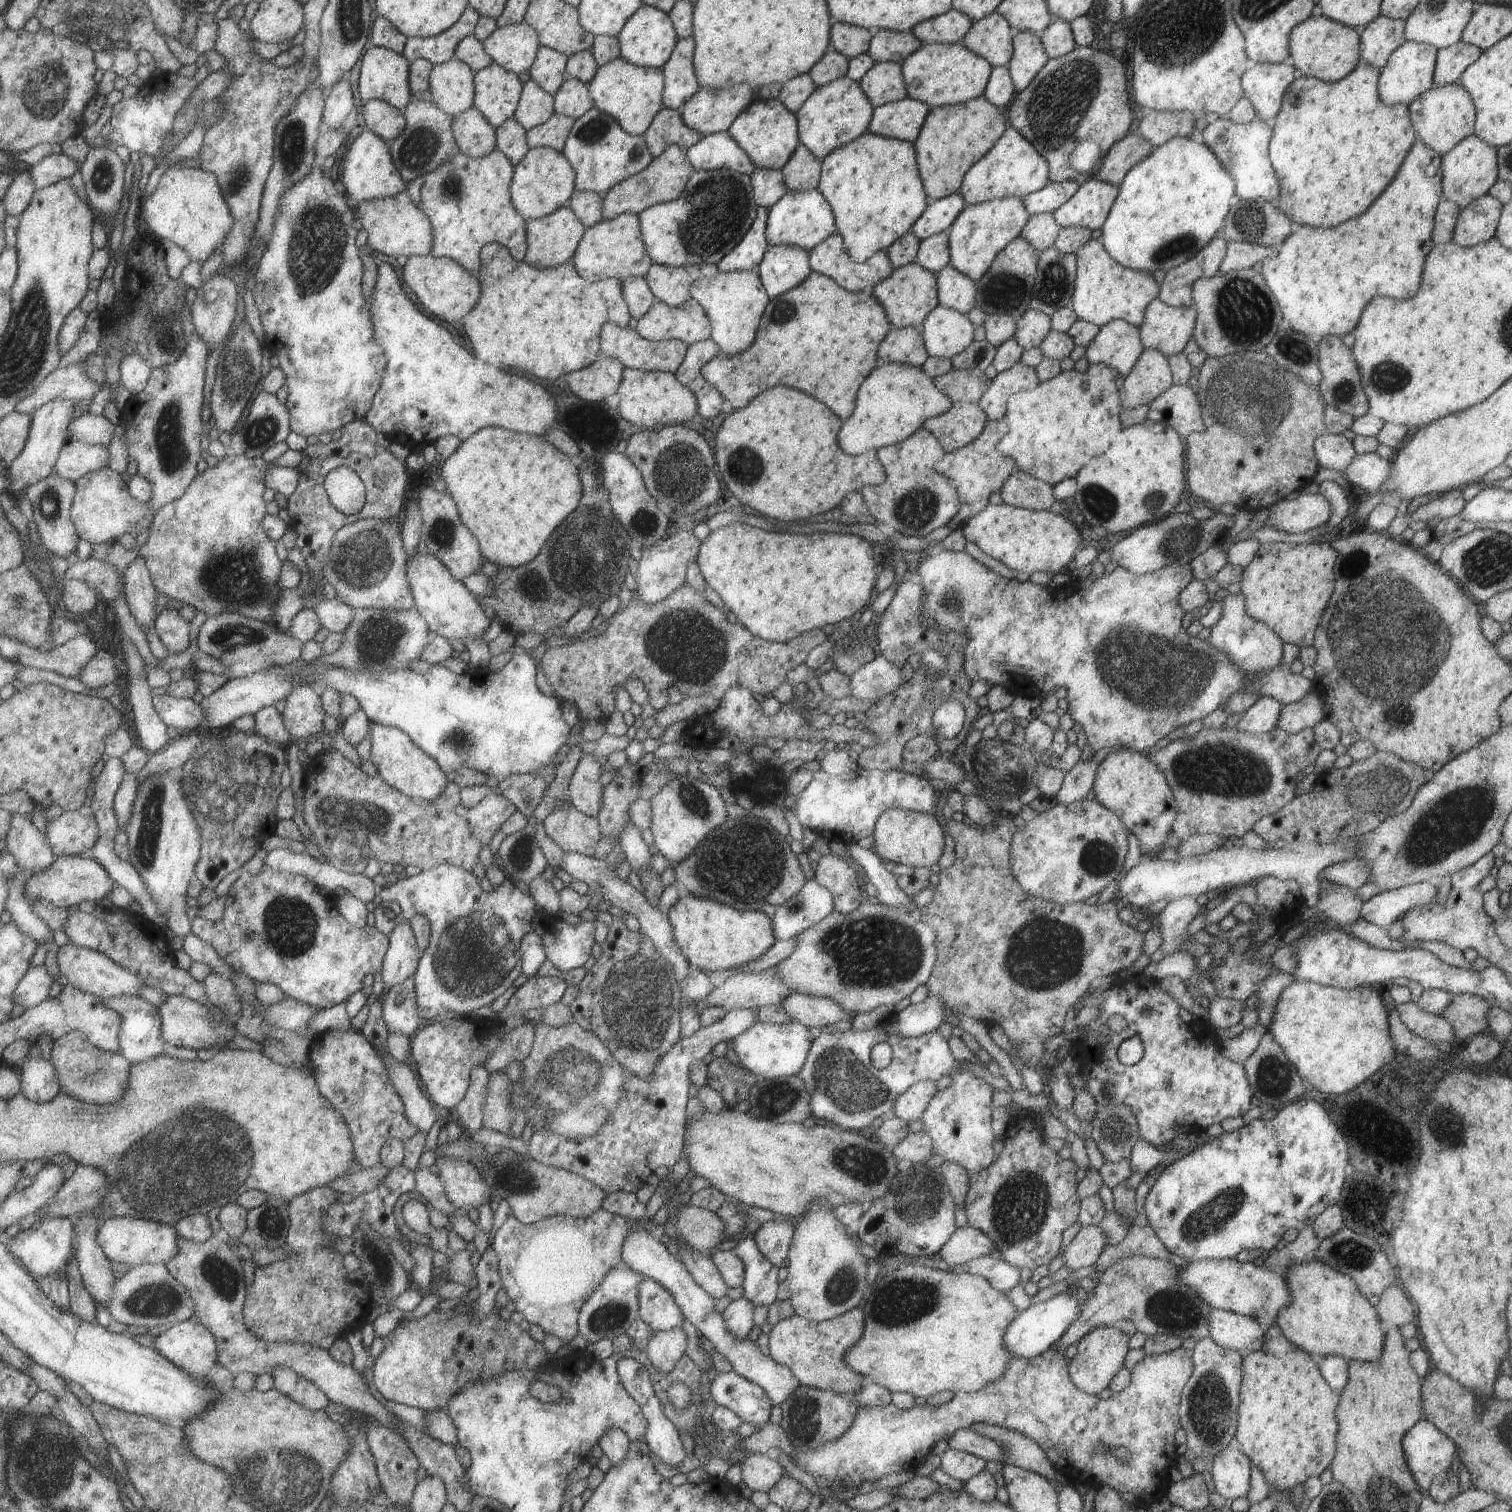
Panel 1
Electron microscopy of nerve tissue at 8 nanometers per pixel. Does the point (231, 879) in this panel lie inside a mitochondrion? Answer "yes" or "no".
no

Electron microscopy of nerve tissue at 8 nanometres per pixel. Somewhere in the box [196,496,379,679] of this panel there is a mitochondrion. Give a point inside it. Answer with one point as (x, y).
(238, 578)

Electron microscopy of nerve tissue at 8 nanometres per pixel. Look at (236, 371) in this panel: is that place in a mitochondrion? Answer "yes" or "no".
yes

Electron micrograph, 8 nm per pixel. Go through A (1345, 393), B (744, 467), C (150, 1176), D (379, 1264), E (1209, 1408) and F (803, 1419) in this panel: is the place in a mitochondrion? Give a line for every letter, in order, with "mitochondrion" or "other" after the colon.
A: mitochondrion
B: mitochondrion
C: mitochondrion
D: mitochondrion
E: mitochondrion
F: mitochondrion

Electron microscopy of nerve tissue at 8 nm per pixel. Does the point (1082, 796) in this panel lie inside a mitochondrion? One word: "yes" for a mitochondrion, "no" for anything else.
no

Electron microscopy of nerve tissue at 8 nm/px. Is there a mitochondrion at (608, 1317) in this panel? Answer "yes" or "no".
yes

